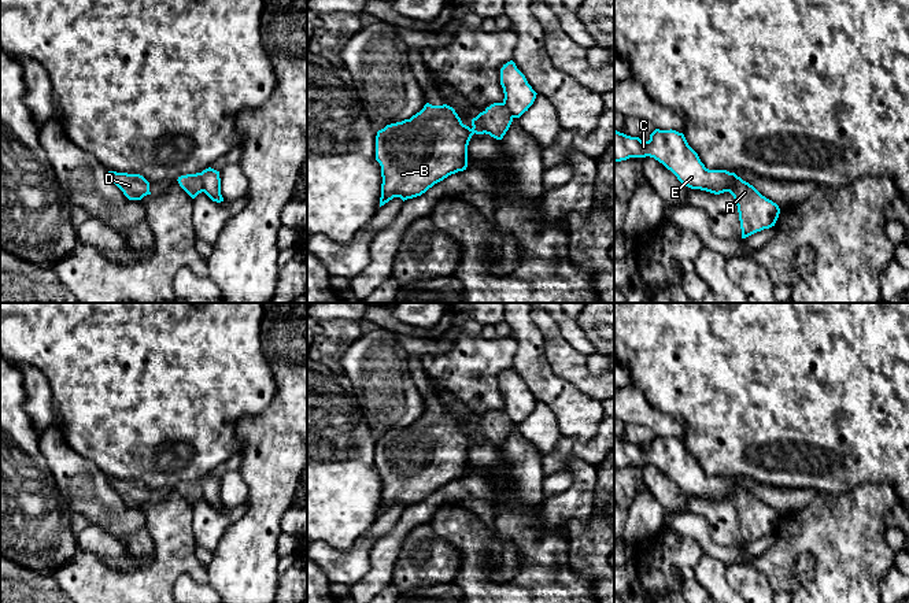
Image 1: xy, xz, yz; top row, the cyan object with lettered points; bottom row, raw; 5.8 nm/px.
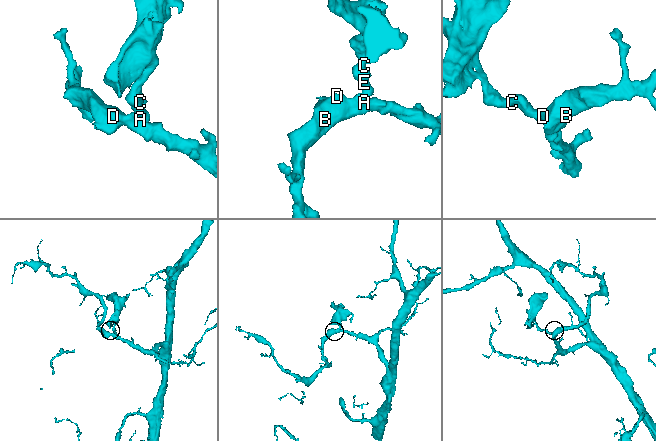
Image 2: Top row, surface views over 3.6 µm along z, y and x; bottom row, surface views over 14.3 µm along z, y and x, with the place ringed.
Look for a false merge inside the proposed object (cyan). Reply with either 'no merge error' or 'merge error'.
merge error

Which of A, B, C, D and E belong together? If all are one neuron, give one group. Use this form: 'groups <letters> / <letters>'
groups A B D / C E

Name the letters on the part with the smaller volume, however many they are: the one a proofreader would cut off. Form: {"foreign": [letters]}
{"foreign": ["C", "E"]}

